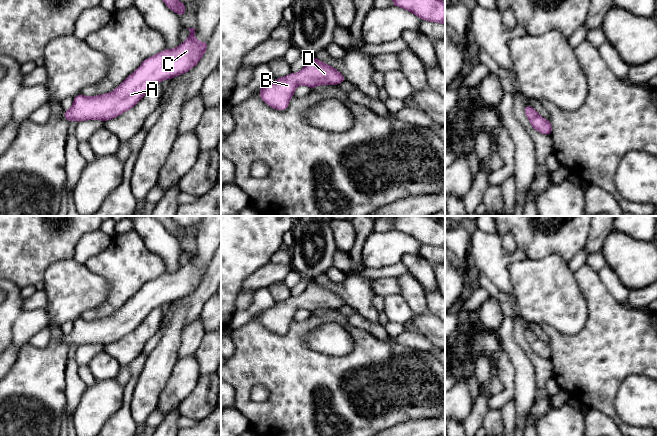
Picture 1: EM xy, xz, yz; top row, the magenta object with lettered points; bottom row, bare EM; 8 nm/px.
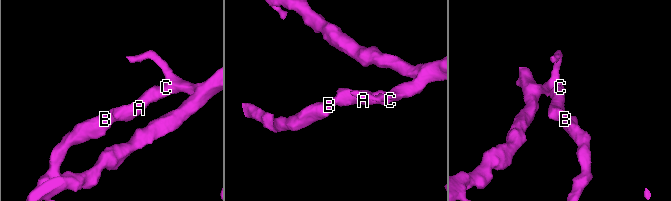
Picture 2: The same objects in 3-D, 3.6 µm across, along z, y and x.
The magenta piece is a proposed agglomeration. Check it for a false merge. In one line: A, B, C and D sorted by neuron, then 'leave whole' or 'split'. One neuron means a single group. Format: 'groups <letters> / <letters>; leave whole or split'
groups A B C D; leave whole

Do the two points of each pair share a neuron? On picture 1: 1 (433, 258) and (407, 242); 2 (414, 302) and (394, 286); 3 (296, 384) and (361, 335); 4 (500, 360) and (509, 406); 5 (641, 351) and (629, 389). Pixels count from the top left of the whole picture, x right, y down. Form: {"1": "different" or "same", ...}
{"1": "different", "2": "different", "3": "same", "4": "different", "5": "different"}

